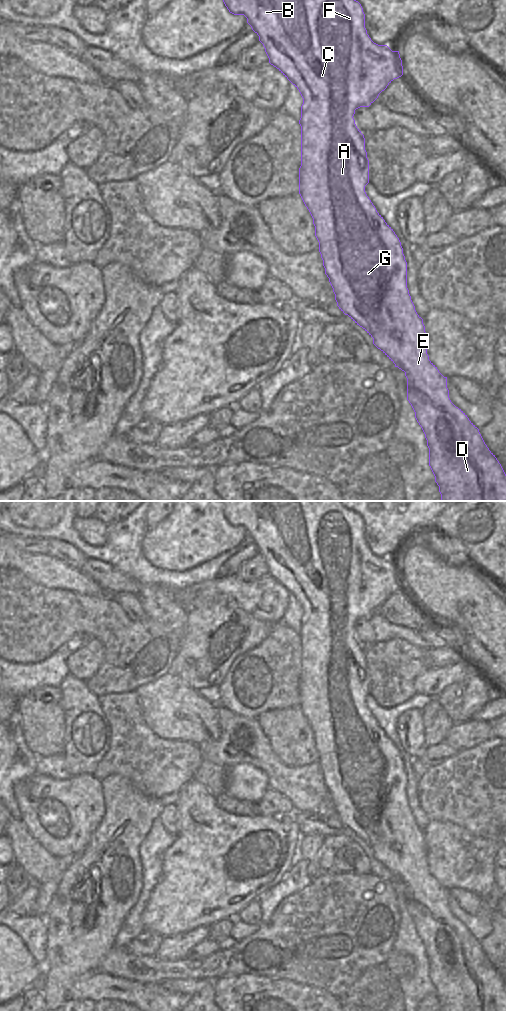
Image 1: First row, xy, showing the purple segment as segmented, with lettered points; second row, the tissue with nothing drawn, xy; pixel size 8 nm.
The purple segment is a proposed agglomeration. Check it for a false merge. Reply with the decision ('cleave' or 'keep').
keep

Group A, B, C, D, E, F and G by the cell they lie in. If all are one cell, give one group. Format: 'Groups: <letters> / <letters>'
Groups: A B C D E F G.

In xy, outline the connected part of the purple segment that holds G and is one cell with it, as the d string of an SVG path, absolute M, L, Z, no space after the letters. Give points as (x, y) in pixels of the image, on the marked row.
M223 0L223 2L230 13L244 15L247 18L247 23L259 36L259 41L265 48L269 63L276 67L299 90L303 98L301 118L299 120L301 126L299 194L313 218L315 236L319 242L319 252L323 260L325 274L329 278L339 309L373 338L373 344L395 364L395 367L405 372L407 378L407 400L411 404L415 412L415 418L425 434L429 448L429 466L435 476L435 482L439 486L441 501L506 501L506 474L501 464L485 444L479 429L461 409L451 402L447 388L447 377L444 377L429 360L427 354L427 334L423 319L417 314L407 288L407 262L403 254L401 242L393 229L377 212L365 192L365 186L369 183L369 160L365 150L364 135L357 128L353 116L356 109L369 107L394 79L403 75L399 51L392 51L387 45L378 45L371 40L365 28L363 8L356 0Z

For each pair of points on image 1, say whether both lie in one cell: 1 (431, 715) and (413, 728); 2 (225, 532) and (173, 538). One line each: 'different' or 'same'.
1: different
2: same

